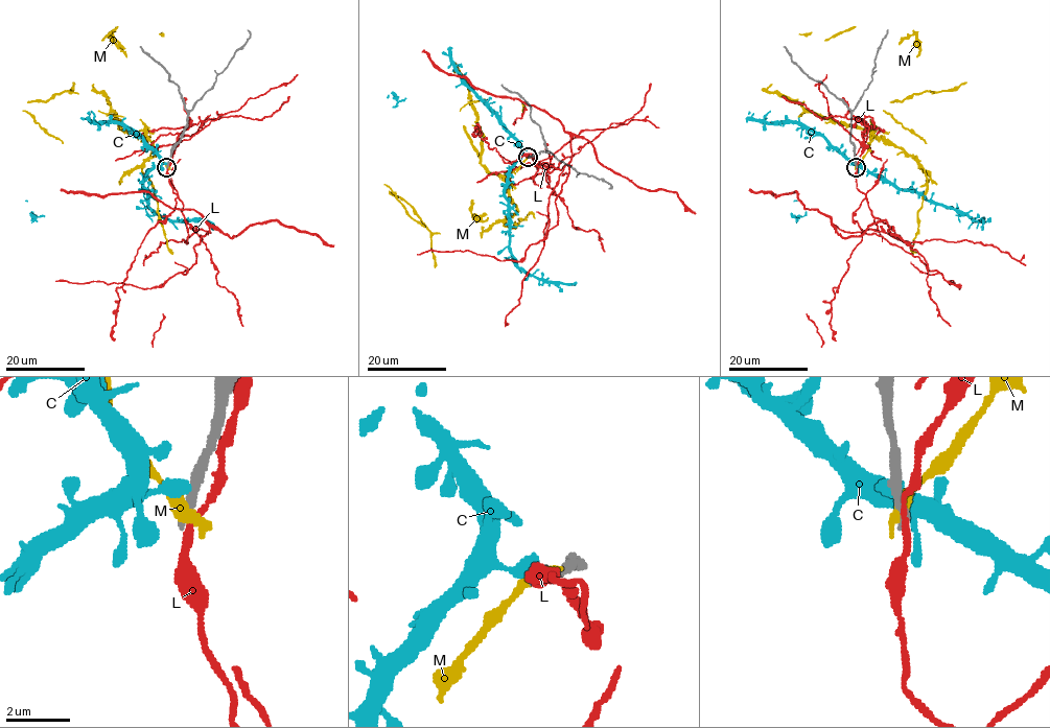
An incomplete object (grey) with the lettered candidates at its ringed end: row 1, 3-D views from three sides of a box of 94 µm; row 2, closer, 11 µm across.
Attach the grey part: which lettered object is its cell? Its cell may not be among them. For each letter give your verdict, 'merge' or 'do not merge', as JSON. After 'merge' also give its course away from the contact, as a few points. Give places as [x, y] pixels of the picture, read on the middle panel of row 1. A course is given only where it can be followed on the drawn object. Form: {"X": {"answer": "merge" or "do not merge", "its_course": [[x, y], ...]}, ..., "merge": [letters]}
{"C": {"answer": "do not merge"}, "L": {"answer": "do not merge"}, "M": {"answer": "do not merge"}, "merge": []}

